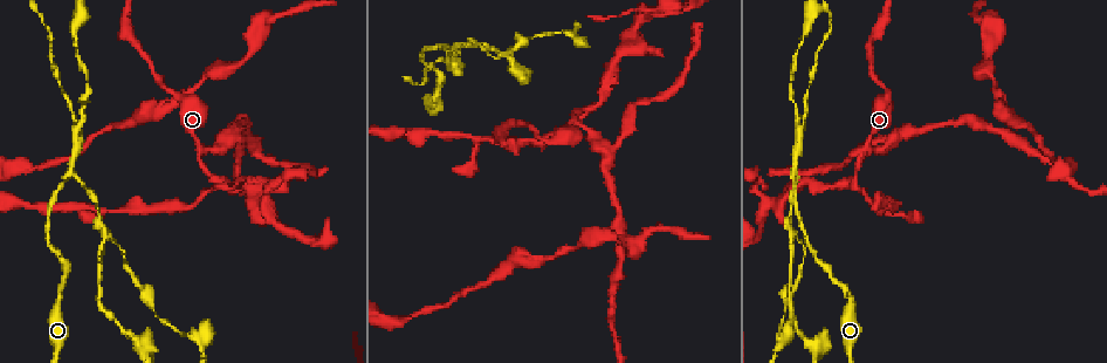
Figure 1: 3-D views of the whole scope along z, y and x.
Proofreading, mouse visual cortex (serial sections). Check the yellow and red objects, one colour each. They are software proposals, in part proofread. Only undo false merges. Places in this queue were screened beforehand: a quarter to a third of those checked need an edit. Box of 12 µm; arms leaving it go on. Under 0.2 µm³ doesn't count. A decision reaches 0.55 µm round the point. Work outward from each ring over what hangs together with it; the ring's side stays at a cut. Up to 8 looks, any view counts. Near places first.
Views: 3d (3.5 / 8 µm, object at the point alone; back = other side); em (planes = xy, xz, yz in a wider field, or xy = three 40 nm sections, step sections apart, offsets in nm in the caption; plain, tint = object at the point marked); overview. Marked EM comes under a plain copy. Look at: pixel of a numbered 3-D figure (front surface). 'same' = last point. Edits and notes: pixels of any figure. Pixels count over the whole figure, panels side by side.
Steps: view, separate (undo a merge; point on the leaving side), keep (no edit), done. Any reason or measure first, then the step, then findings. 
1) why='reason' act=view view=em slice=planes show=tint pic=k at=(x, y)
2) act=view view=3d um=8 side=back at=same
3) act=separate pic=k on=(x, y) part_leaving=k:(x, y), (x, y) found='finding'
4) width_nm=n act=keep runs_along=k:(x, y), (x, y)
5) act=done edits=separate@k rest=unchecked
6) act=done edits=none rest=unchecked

why='a narrow waist' act=view view=3d um=3.5 pic=1 at=(76, 127)

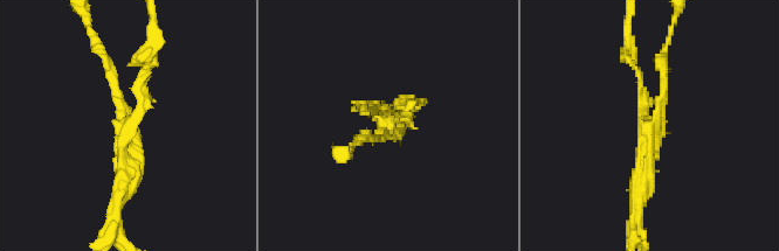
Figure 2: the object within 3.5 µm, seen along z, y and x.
arms=3 arm_widths_nm=100,150,250 act=view view=em slice=xy step=5 show=tint pic=2 at=(126, 124)

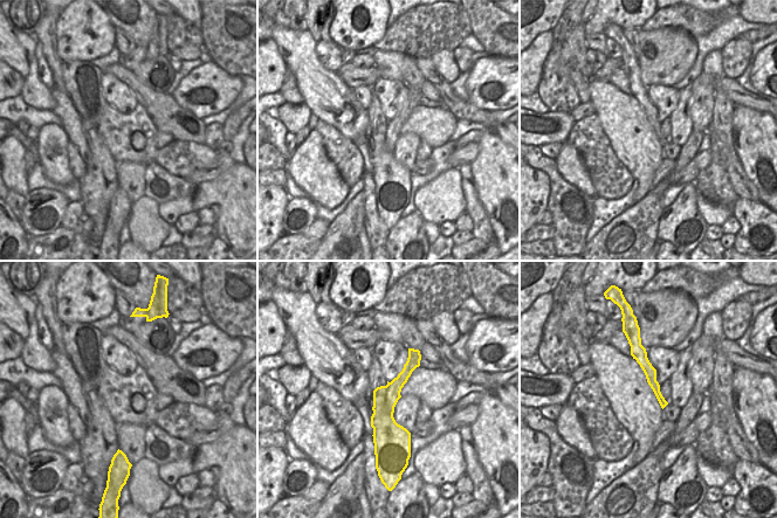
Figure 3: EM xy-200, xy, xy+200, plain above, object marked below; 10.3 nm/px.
act=view view=em slice=xy step=1 show=tint at=same

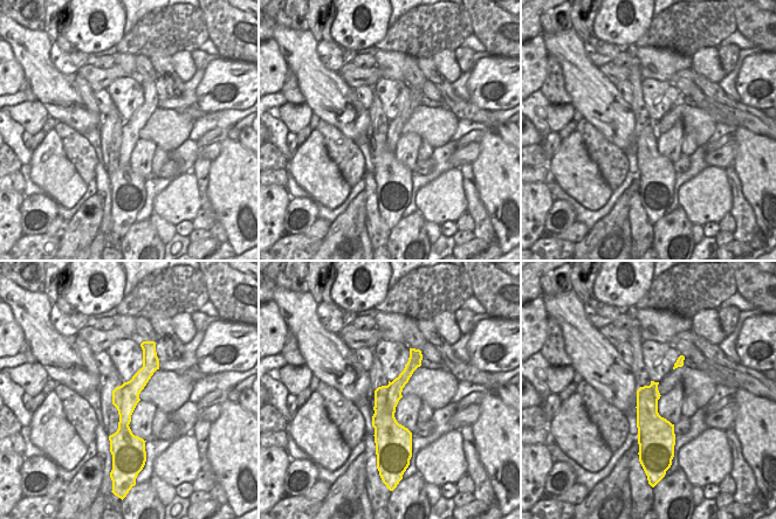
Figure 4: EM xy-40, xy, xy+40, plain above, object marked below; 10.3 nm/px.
act=separate pic=2 on=(111, 77) found='a second cell is stuck on'

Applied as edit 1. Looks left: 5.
act=view view=overview

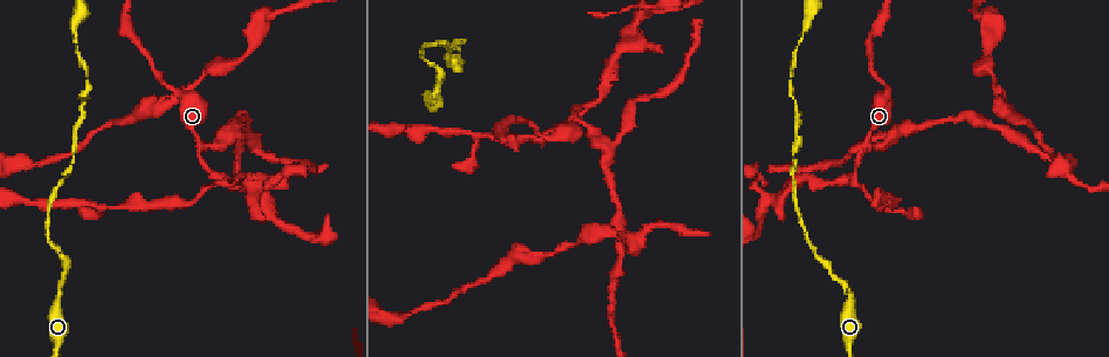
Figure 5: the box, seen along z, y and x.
why='sharp bend' act=view view=3d um=3.5 pic=5 at=(591, 105)

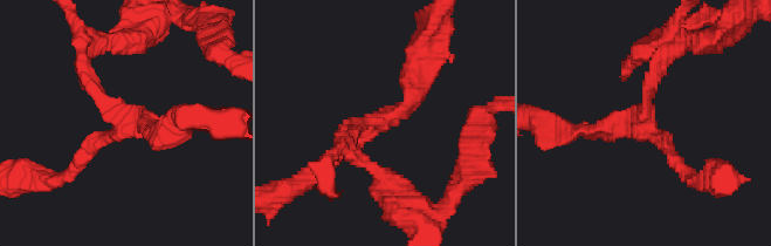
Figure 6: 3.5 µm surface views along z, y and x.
why='shape alone is not enough' act=view view=em slice=xy step=3 show=tint pic=6 at=(380, 124)

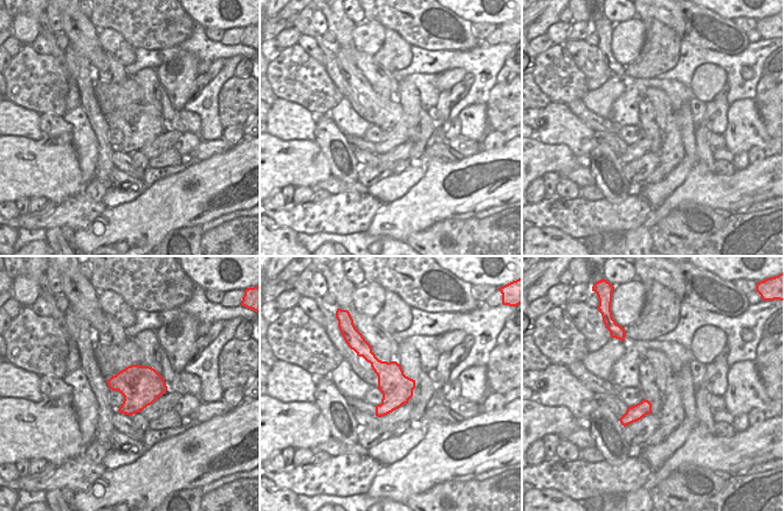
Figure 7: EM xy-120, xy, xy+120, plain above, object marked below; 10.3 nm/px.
arm_widths_nm=200,200,250 act=keep runs_along=6:(82, 54), (118, 118), (162, 132) found='all the same cell'

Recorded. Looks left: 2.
why='sharp bend' act=view view=3d um=8 side=back pic=5 at=(618, 49)

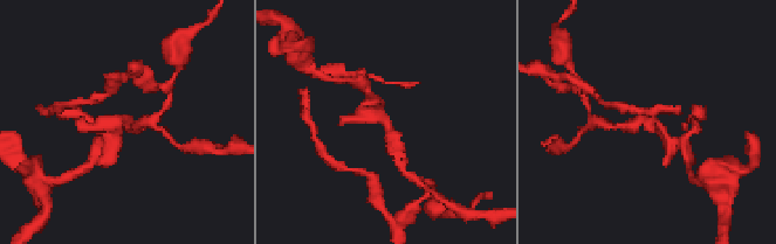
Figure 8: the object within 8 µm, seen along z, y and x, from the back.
act=view view=em slice=xy step=2 show=tint pic=8 at=(119, 118)

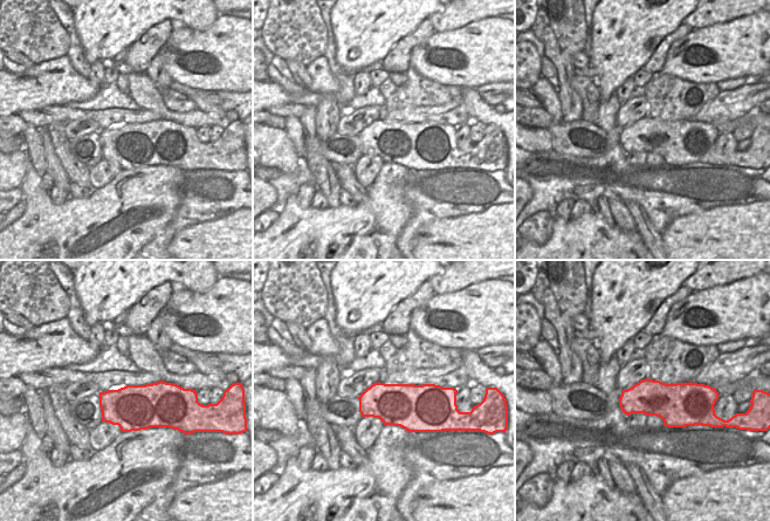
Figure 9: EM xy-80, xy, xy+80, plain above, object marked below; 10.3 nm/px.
act=keep runs_along=8:(397, 147), (370, 97) found='continuous, no second cell'

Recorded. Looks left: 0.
act=done edits=separate@2 rest=unchecked

